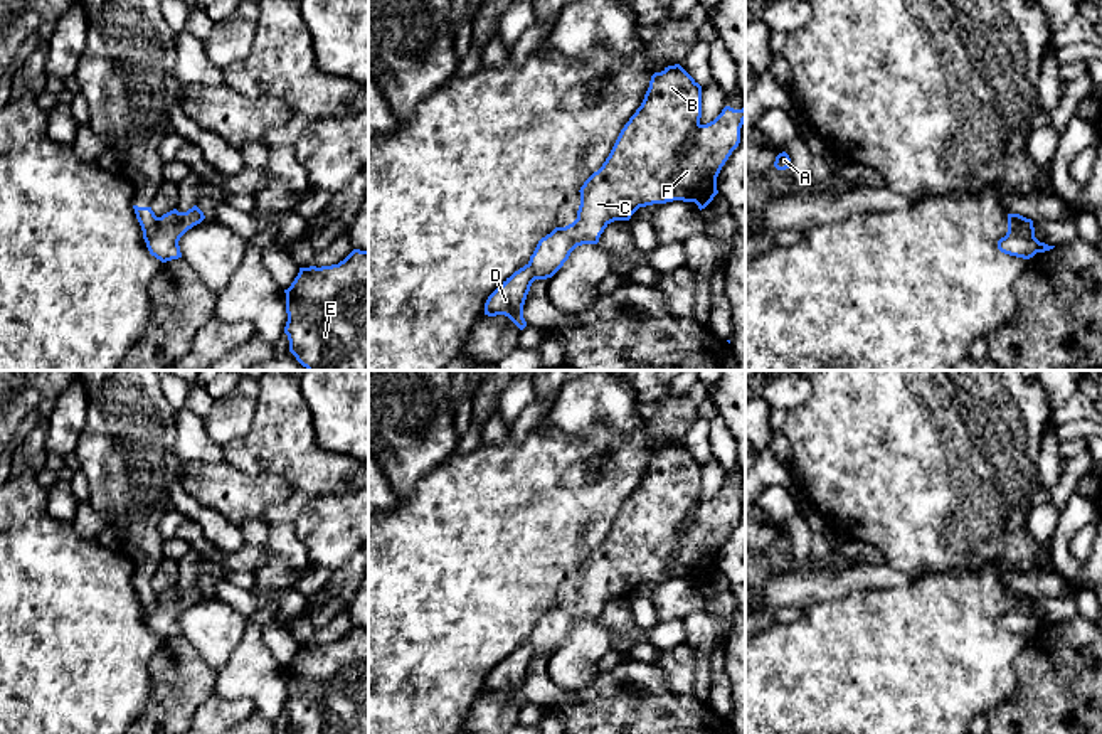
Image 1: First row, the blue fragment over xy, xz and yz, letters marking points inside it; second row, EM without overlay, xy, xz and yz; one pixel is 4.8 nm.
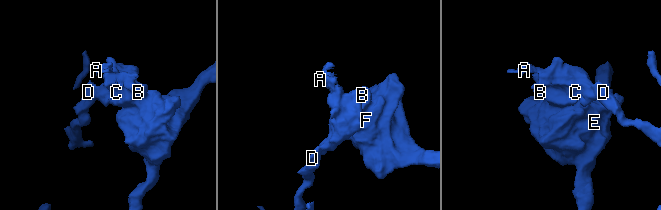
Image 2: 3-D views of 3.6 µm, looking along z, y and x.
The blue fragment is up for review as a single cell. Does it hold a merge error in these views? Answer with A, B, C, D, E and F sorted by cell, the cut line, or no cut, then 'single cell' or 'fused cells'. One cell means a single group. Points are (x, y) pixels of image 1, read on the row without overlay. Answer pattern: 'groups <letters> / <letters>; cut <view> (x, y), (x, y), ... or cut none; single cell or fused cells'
groups A B C E F / D; cut yz (1011, 591), (1018, 606), (1037, 618), (1038, 628); fused cells

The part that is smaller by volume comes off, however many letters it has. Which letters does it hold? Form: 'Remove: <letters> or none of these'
Remove: D

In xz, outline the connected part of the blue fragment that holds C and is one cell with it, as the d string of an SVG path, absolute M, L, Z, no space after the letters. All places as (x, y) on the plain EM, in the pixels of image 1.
M680 441L654 449L641 483L621 507L609 534L580 564L577 596L538 618L528 638L535 657L552 655L577 623L597 621L611 599L629 598L639 584L683 577L705 586L718 571L722 544L740 520L745 483L725 483L707 502L700 495L702 463Z

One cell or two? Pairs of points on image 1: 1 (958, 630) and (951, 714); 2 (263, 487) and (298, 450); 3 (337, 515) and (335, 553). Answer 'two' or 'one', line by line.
1: one
2: two
3: one

